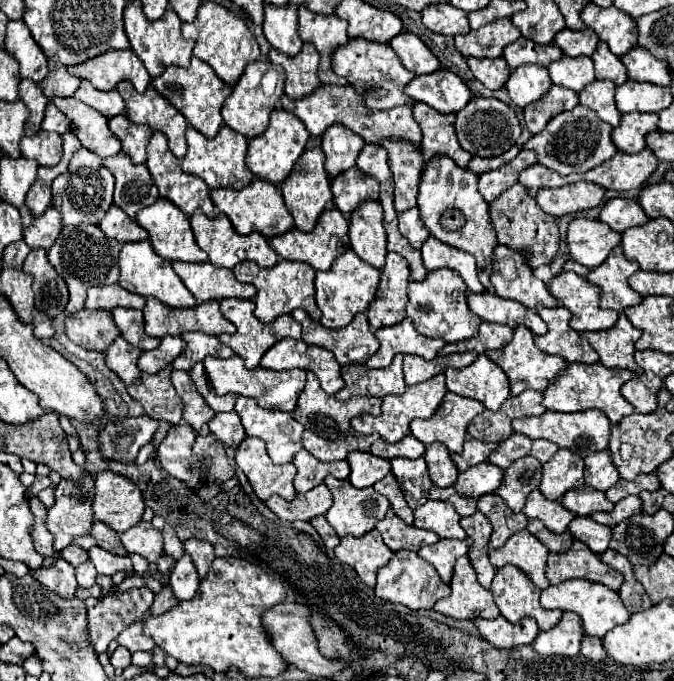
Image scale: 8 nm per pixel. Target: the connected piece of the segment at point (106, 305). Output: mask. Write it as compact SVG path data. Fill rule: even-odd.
M109 285L109 287L93 287L89 289L89 297L85 301L87 309L103 309L111 311L115 307L131 307L131 309L143 309L145 299L141 295L129 293L123 287Z

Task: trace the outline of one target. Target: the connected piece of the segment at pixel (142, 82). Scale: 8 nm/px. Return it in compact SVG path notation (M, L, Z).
M131 49L109 51L97 59L79 63L77 67L69 67L67 71L79 79L87 79L99 91L113 91L117 83L127 81L135 91L143 93L151 83L151 75Z

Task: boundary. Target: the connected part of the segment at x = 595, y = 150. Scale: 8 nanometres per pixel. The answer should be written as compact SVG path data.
M575 107L571 111L563 111L557 115L557 119L551 119L545 127L545 131L533 135L523 149L531 149L537 153L537 161L551 171L557 171L559 175L571 175L571 173L585 173L603 161L611 159L617 153L617 147L611 139L613 127L597 117L595 111L589 111L585 107Z

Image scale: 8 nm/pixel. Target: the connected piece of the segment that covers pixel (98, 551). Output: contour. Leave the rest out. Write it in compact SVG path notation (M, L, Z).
M91 547L87 553L89 553L89 561L95 565L99 575L109 575L111 577L117 571L127 571L127 573L133 571L133 565L131 565L129 557L115 555L115 553L105 551L101 547Z

